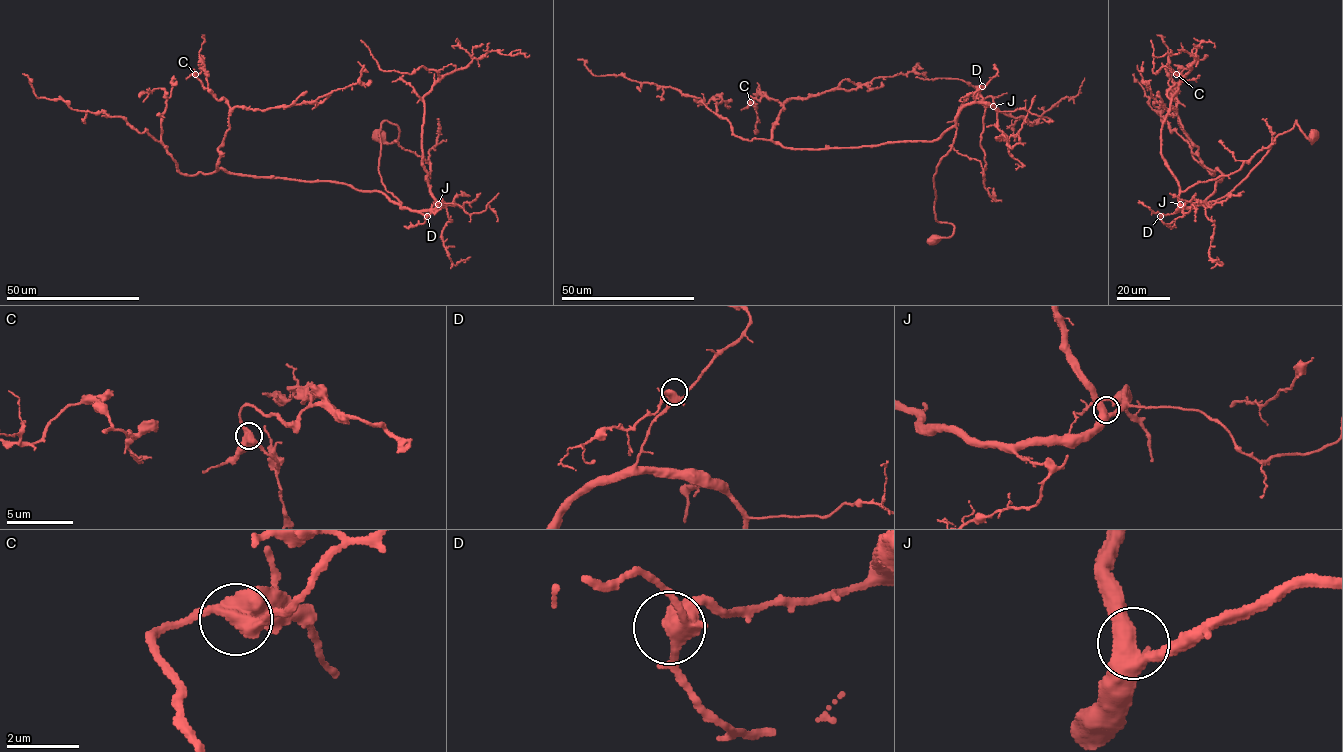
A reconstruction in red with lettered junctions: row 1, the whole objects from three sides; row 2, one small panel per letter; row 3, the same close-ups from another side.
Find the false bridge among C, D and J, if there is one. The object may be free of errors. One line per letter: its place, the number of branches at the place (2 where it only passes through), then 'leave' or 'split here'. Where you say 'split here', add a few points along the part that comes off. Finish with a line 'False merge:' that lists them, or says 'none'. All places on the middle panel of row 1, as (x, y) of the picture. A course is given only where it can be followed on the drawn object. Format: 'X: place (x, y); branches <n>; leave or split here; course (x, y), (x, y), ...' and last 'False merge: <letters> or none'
C: place (750, 102); branches 3; leave
D: place (982, 86); branches 3; leave
J: place (993, 106); branches 3; leave
False merge: none

